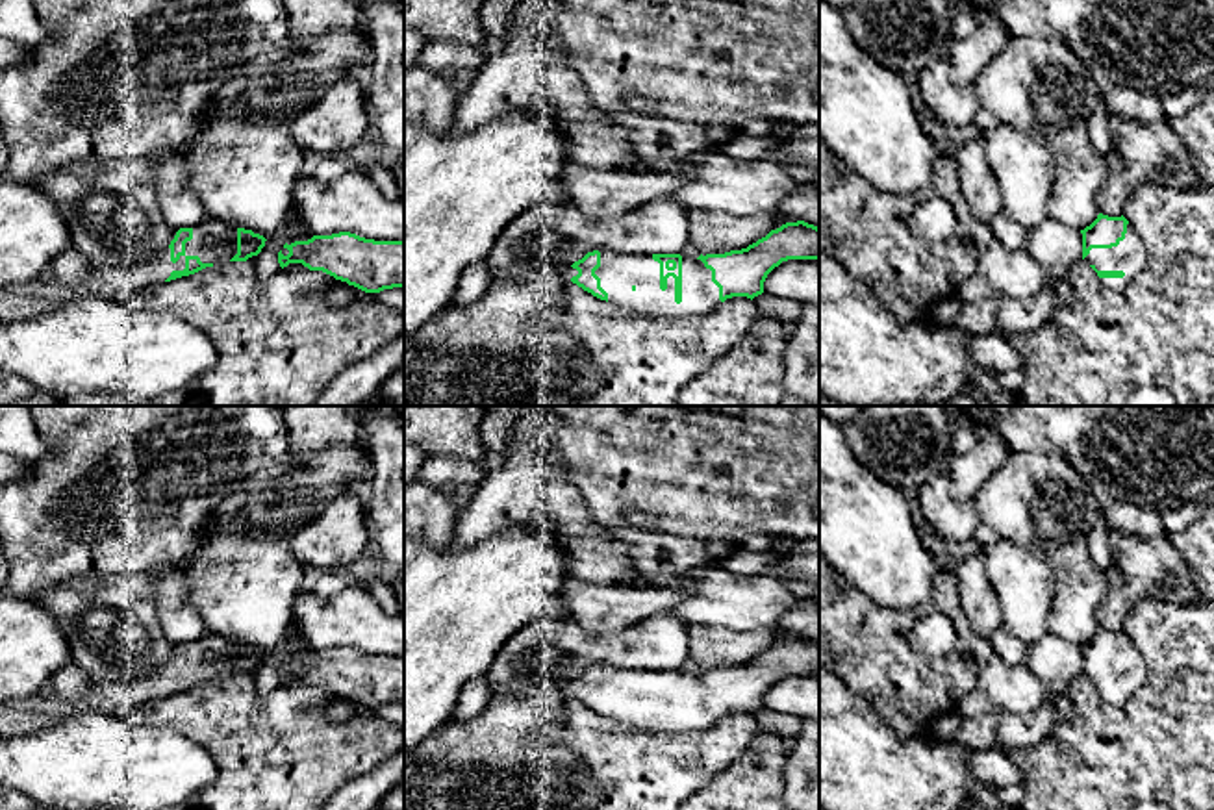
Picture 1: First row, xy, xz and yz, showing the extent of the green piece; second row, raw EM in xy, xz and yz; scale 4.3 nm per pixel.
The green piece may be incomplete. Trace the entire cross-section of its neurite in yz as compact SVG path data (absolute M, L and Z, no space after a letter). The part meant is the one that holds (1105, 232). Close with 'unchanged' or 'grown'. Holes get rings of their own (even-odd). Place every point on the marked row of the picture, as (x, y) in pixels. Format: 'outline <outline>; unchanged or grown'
outline M1099 213L1081 234L1082 261L1097 272L1105 287L1119 291L1145 269L1149 248L1123 215Z; grown

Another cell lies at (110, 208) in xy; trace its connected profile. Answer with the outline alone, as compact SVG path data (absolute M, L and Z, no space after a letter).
M159 154L74 161L35 185L57 206L72 247L91 265L135 265L158 256L180 228L167 224L156 196Z

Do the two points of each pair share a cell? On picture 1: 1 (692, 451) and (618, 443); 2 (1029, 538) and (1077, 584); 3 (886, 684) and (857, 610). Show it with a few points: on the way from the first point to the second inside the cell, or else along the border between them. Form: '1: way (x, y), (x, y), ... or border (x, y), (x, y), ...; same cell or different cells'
1: way (673, 451), (642, 451), (636, 445); same cell
2: way (1042, 542), (1072, 571); same cell
3: way (881, 666), (857, 638), (857, 629); same cell

